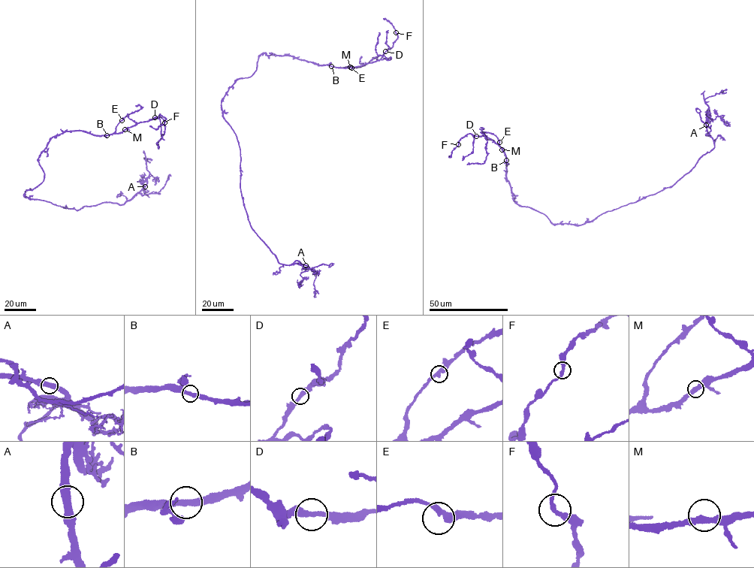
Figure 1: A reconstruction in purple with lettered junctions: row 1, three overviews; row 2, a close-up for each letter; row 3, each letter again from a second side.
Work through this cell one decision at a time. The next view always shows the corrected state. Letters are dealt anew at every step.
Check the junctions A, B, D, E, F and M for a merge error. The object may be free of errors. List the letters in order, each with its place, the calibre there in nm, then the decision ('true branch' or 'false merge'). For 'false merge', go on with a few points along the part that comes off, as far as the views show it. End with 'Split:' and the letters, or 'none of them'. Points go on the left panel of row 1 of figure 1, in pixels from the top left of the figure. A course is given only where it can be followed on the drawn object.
A: place (145, 186); calibre 400 nm; true branch
B: place (107, 135); calibre 320 nm; true branch
D: place (155, 117); calibre 340 nm; true branch
E: place (122, 120); calibre 340 nm; true branch
F: place (164, 122); calibre 260 nm; true branch
M: place (125, 129); calibre 380 nm; true branch
Split: none of them

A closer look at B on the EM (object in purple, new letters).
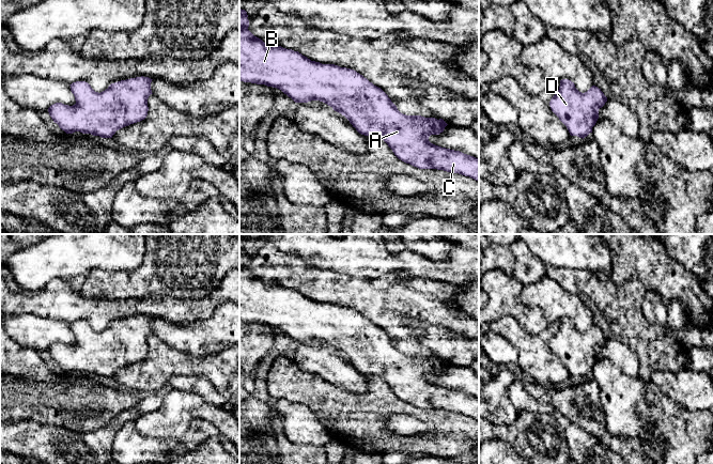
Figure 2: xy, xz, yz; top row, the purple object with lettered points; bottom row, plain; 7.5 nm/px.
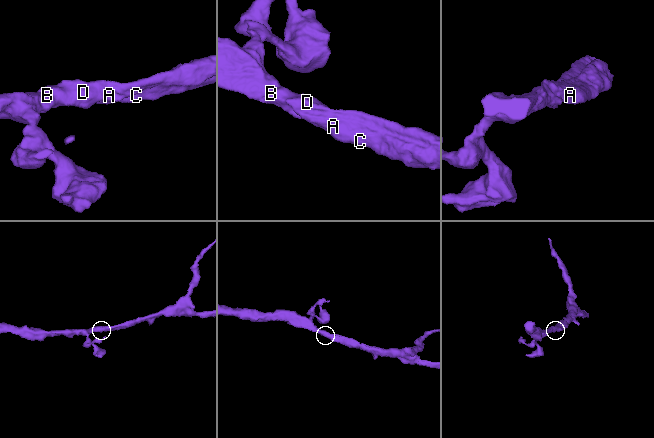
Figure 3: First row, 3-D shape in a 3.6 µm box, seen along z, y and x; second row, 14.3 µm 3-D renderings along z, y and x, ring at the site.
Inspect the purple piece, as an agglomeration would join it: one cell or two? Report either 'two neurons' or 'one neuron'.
one neuron

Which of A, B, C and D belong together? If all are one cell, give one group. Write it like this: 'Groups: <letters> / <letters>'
Groups: A B C D

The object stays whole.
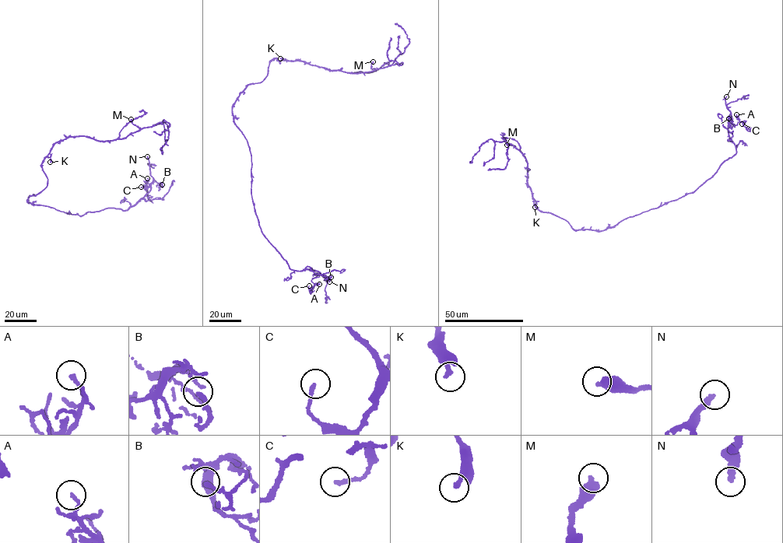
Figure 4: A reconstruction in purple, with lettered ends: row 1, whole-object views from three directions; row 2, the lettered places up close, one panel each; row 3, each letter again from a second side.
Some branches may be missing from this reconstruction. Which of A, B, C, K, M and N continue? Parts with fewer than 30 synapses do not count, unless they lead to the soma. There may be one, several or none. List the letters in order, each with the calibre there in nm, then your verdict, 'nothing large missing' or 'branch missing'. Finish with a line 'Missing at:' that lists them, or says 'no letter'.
A: calibre 160 nm; nothing large missing
B: calibre 200 nm; nothing large missing
C: calibre 190 nm; nothing large missing
K: calibre 340 nm; nothing large missing
M: calibre 480 nm; nothing large missing
N: calibre 280 nm; branch missing
Missing at: N

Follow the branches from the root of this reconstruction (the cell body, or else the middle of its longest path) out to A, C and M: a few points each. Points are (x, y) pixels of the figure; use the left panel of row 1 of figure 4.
A: (27, 201), (81, 216), (108, 208), (126, 210), (150, 190), (148, 183), (142, 187), (147, 178)
C: (27, 201), (33, 205), (81, 216), (108, 208), (126, 210), (150, 189), (148, 183), (141, 187)
M: (27, 201), (46, 188), (40, 166), (55, 143), (77, 136), (123, 138), (139, 128), (131, 119)

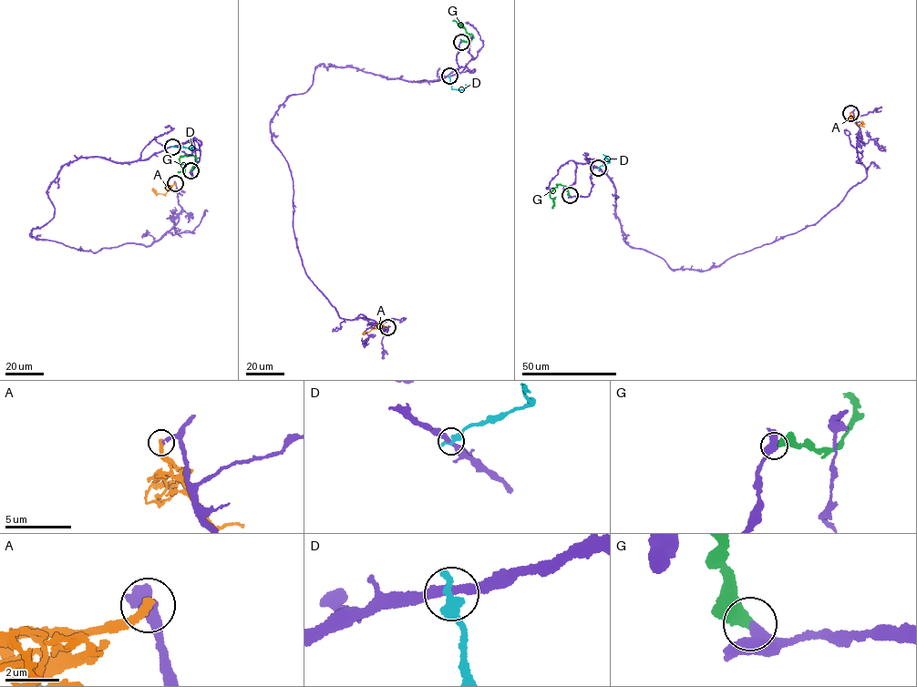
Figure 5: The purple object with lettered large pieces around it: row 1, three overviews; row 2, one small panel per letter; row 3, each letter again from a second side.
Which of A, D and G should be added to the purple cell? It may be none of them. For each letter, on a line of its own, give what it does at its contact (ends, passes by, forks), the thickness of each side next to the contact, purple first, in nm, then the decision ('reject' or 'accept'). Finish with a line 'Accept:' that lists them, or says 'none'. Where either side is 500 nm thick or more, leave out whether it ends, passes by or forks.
A: it ends; calibres 240 and 320 nm; accept
D: it ends; calibres 320 and 480 nm; reject
G: it ends; calibres 360 and 380 nm; reject
Accept: A

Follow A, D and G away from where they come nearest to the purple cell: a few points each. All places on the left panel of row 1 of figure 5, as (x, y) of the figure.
A: (175, 183), (164, 194), (158, 193), (153, 188)
D: (172, 147), (190, 148), (189, 140)
G: (190, 170), (196, 158), (193, 155), (184, 155), (180, 160), (184, 170), (178, 172)

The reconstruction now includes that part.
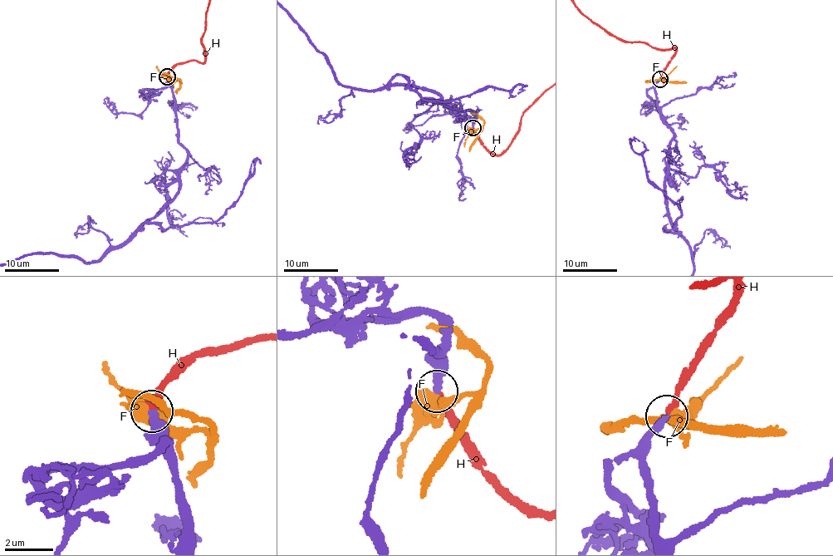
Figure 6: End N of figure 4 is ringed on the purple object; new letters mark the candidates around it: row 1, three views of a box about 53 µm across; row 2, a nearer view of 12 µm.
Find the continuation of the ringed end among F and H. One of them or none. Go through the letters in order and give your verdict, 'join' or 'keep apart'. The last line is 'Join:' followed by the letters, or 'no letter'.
F: keep apart
H: join
Join: H

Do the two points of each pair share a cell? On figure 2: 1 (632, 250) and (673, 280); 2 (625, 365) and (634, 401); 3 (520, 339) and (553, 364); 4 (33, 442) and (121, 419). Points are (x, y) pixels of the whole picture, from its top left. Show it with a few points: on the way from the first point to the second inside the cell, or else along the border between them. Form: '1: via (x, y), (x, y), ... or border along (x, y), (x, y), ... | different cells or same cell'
1: via (642, 258), (663, 275) | same cell
2: border along (607, 359), (628, 374), (637, 377) | different cells
3: via (528, 346), (544, 362) | same cell
4: via (55, 442), (99, 439) | same cell

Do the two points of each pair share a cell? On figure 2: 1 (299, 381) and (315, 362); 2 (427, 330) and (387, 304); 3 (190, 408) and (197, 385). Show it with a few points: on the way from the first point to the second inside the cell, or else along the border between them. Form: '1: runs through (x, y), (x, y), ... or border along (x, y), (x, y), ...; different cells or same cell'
1: border along (293, 359), (301, 368), (319, 374), (330, 383); different cells
2: border along (404, 318), (412, 316), (430, 325); different cells
3: border along (171, 387), (177, 390), (195, 392), (216, 406); different cells

